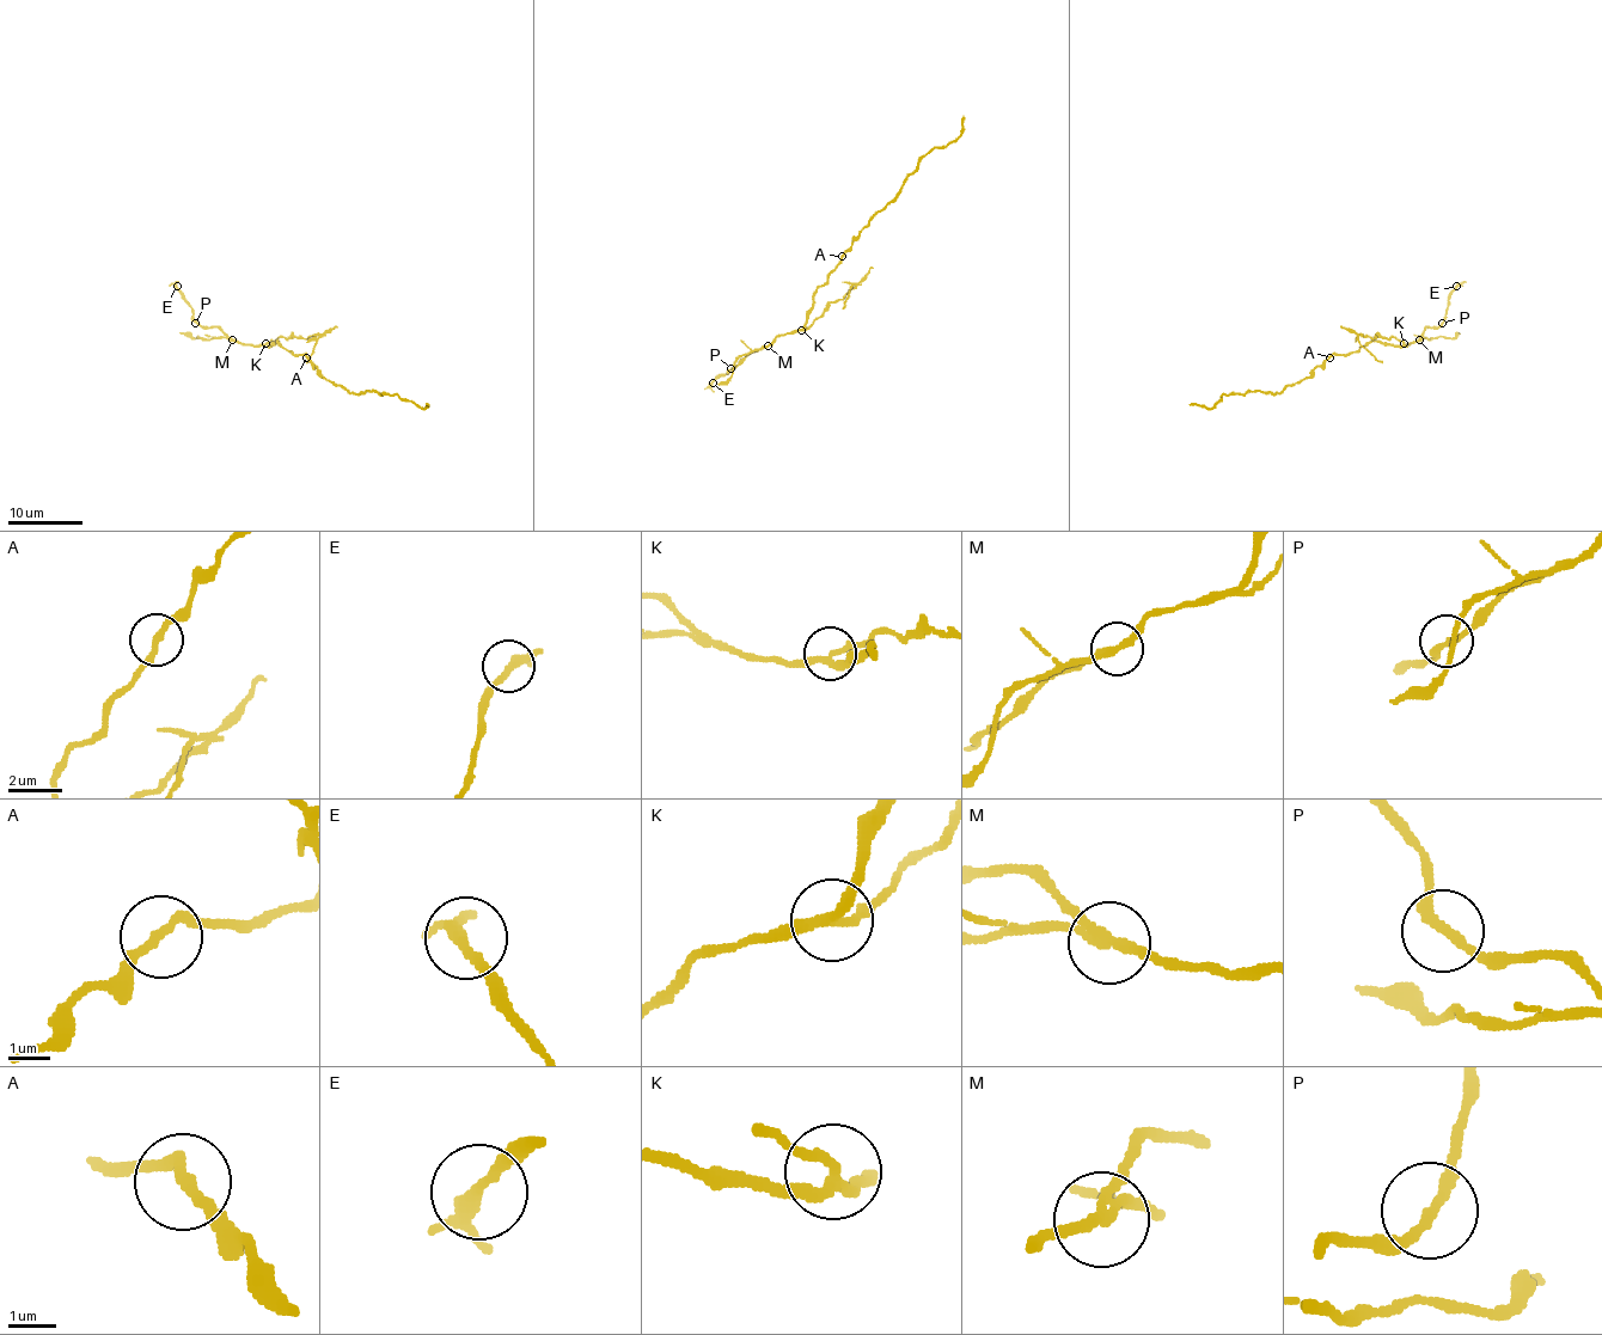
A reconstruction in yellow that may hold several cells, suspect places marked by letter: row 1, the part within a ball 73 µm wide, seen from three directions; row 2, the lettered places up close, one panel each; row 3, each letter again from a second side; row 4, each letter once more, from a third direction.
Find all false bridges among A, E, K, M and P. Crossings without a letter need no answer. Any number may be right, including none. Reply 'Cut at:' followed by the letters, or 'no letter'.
Cut at: K, M

